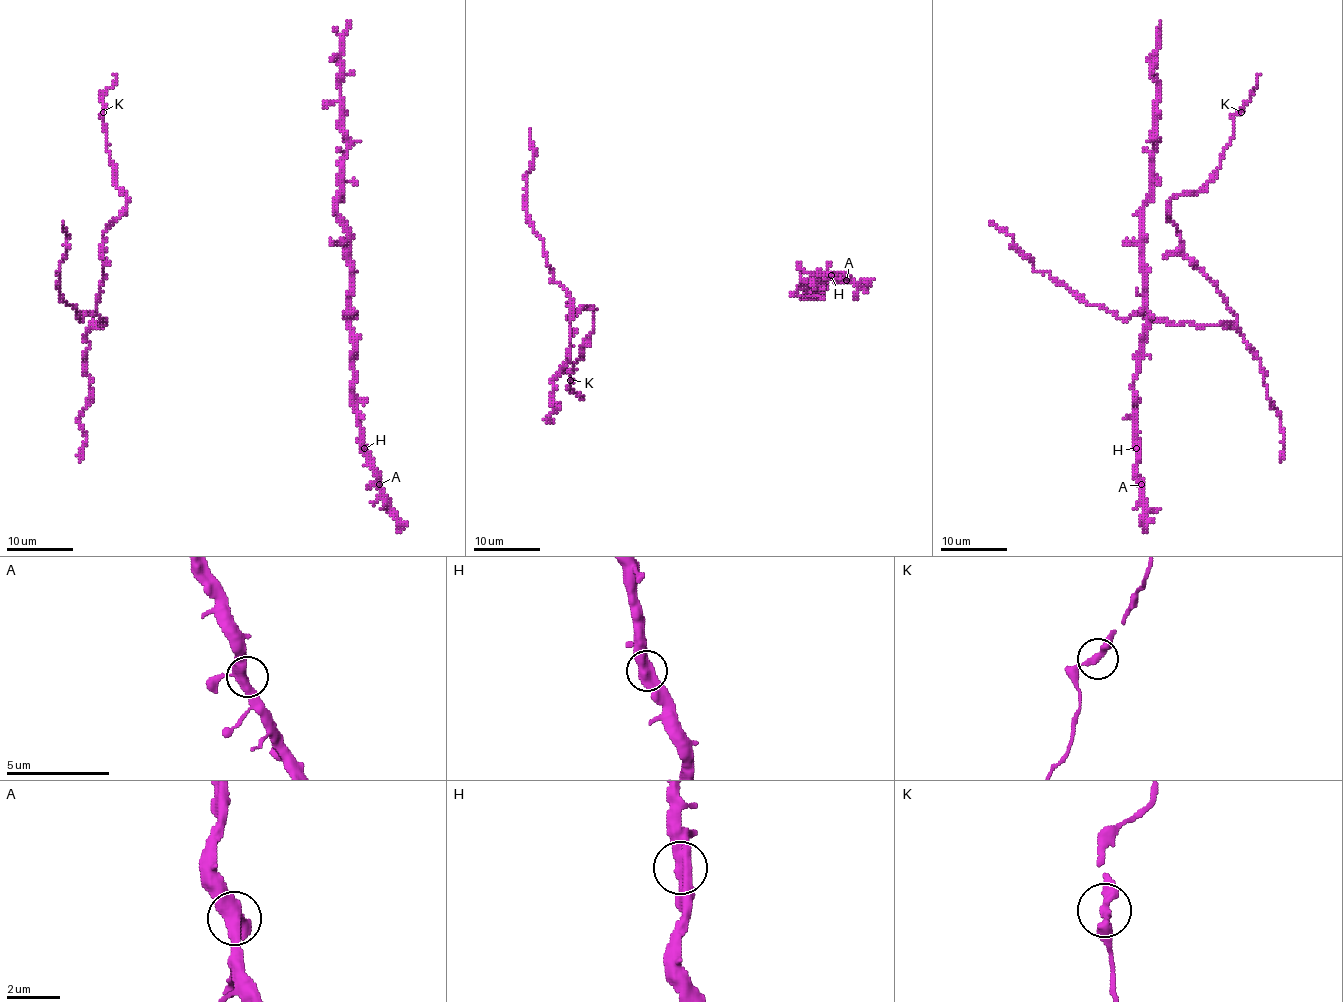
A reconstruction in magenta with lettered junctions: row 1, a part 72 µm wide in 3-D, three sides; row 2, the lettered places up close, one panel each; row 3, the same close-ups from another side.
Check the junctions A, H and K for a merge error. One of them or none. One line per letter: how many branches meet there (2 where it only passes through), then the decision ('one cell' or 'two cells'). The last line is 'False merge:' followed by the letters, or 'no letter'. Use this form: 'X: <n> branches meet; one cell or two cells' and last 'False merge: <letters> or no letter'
A: 3 branches meet; one cell
H: 2 branches meet; one cell
K: 2 branches meet; one cell
False merge: no letter

